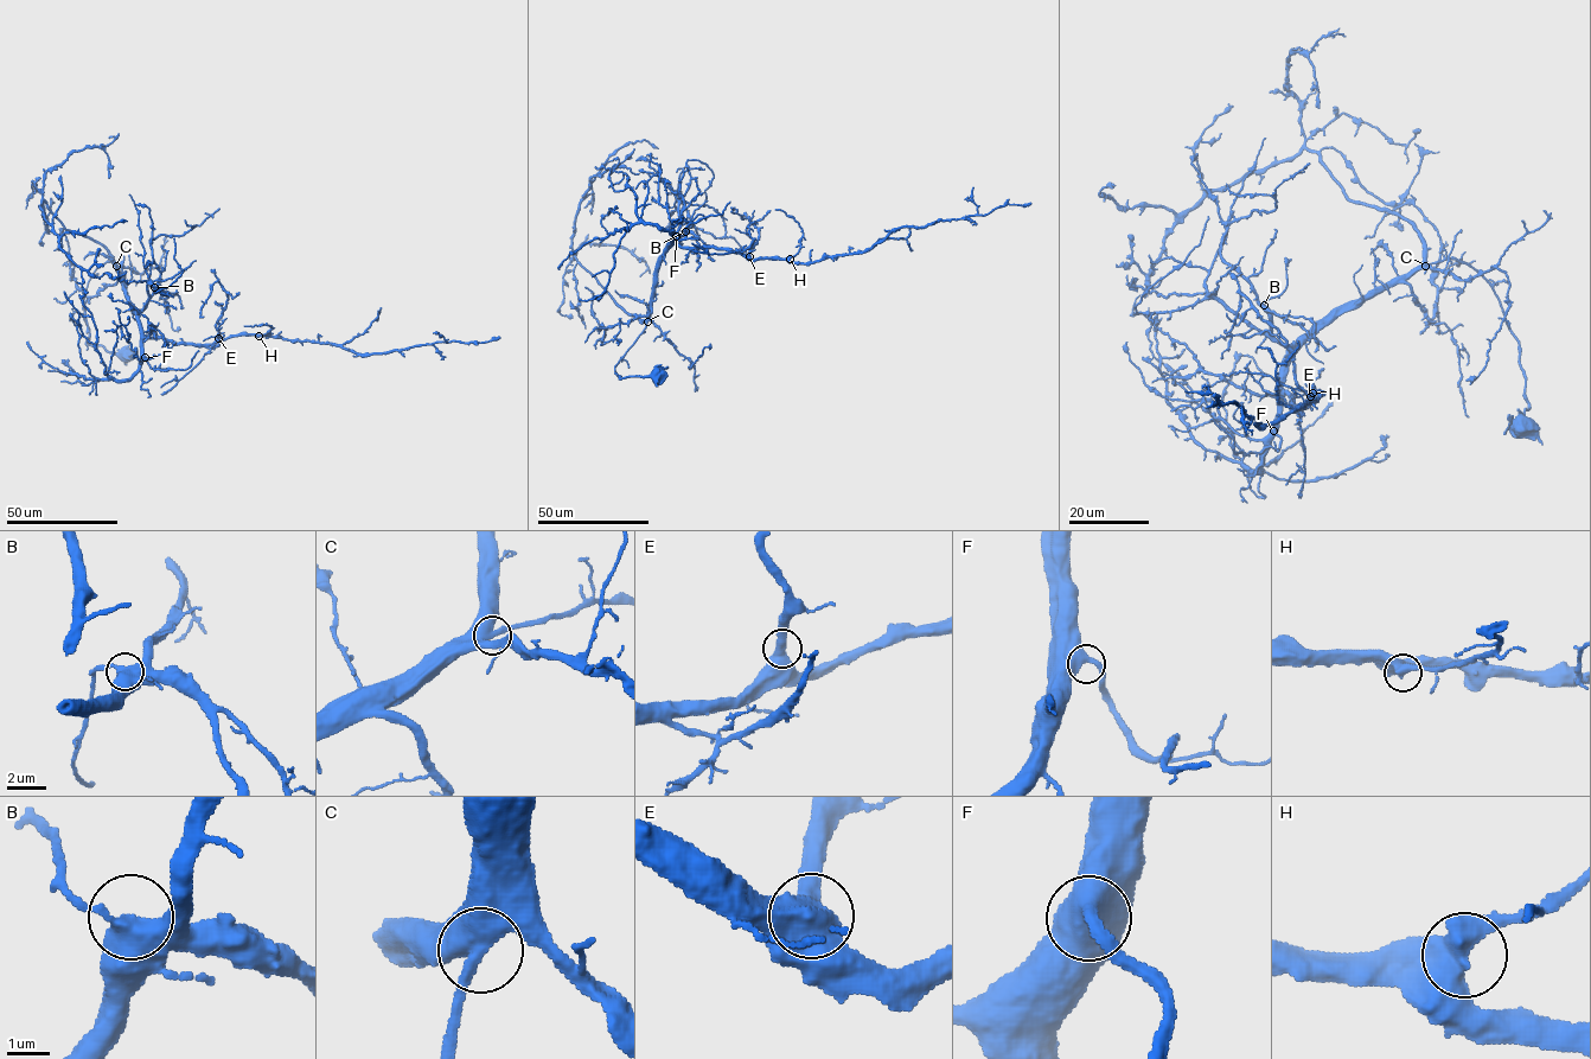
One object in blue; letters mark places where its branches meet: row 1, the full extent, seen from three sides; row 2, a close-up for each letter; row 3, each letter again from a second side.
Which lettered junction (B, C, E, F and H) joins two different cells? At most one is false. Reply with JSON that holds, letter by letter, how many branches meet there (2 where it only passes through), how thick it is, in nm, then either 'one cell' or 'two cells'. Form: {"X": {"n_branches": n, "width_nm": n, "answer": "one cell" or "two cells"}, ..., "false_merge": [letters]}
{"B": {"n_branches": 2, "width_nm": 480, "answer": "one cell"}, "C": {"n_branches": 2, "width_nm": 550, "answer": "one cell"}, "E": {"n_branches": 2, "width_nm": 480, "answer": "one cell"}, "F": {"n_branches": 2, "width_nm": 550, "answer": "one cell"}, "H": {"n_branches": 2, "width_nm": 550, "answer": "one cell"}, "false_merge": []}

